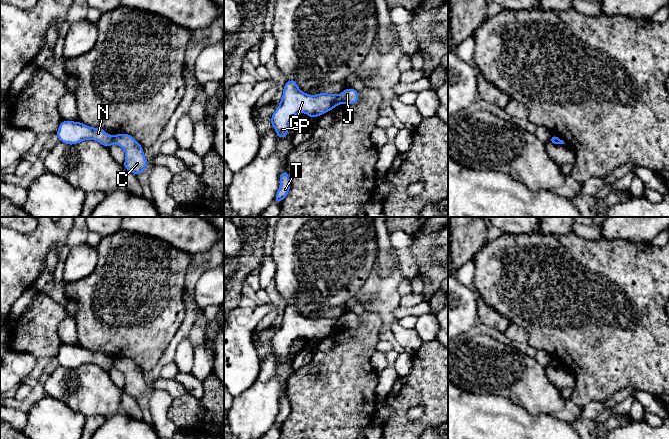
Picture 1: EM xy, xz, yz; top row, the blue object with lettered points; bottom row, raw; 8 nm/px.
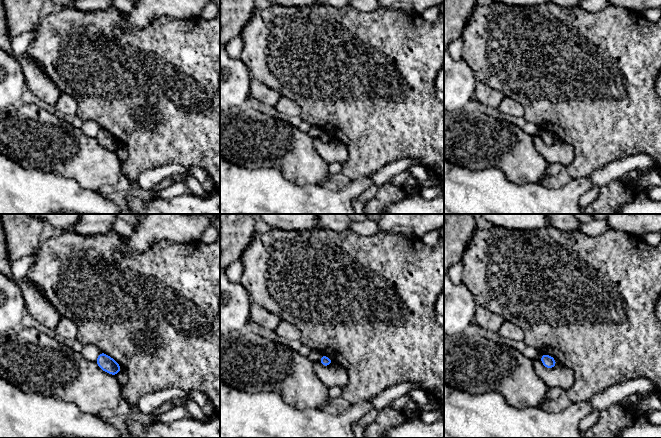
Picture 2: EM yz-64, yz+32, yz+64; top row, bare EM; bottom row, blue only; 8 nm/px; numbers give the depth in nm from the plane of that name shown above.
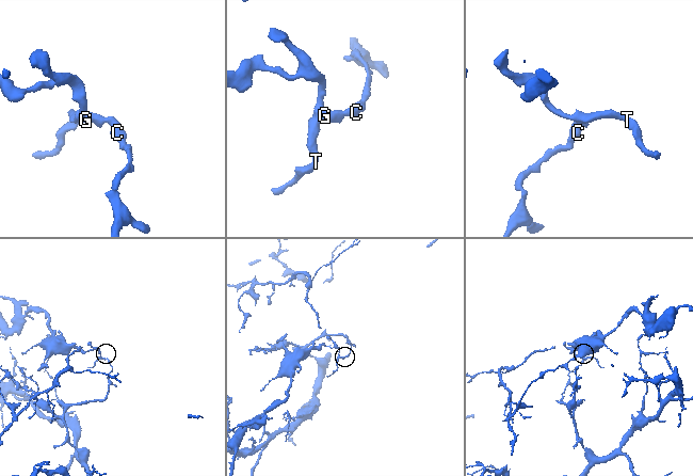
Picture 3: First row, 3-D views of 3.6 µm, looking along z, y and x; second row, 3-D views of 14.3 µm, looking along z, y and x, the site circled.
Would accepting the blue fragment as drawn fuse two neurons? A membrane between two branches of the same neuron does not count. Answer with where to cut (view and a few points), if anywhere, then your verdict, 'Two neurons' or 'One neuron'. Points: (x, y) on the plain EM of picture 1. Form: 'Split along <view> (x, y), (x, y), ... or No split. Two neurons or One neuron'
Split along xz (336, 319), (338, 327). Two neurons

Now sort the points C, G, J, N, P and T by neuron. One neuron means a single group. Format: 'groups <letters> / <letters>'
groups C J / G N P T

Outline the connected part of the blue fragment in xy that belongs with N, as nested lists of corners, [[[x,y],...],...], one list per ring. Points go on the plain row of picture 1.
[[[61,345],[56,356],[59,365],[68,368],[78,368],[84,364],[92,363],[109,372],[113,368],[113,360],[107,358],[102,352],[89,351],[81,346]]]

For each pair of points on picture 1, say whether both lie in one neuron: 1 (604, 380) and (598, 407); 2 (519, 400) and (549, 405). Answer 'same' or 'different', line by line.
1: different
2: same

